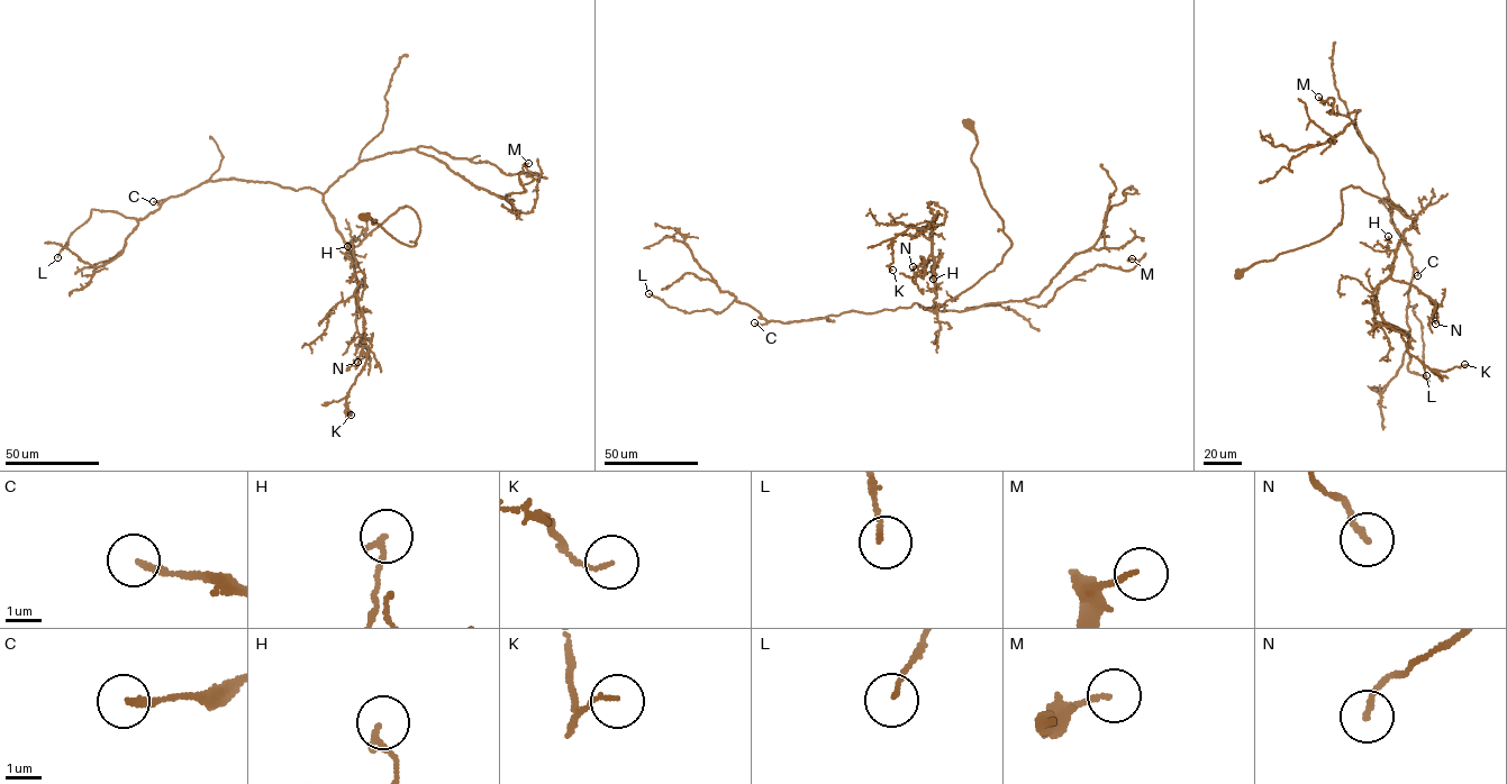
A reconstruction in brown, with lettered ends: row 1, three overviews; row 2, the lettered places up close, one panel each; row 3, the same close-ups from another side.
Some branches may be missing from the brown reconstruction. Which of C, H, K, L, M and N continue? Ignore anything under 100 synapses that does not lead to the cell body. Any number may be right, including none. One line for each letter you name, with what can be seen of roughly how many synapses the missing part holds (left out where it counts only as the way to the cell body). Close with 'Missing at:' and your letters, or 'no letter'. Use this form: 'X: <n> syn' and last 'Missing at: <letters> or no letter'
Missing at: no letter

